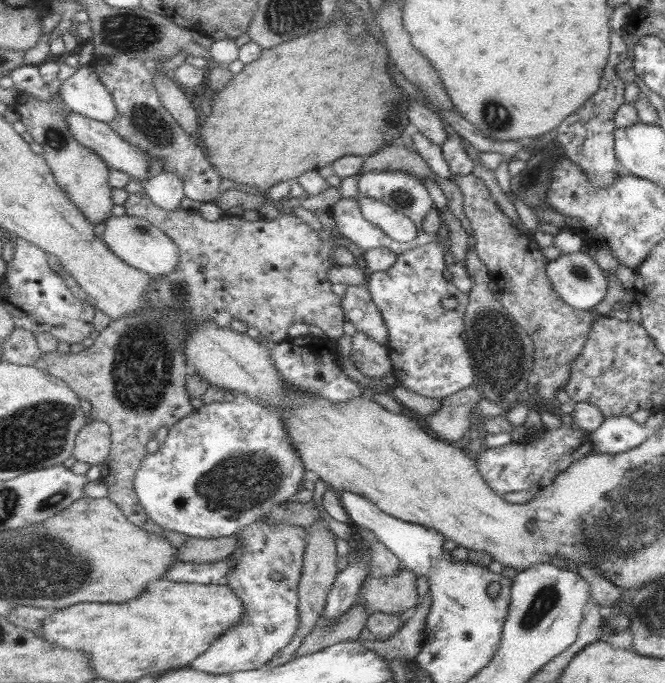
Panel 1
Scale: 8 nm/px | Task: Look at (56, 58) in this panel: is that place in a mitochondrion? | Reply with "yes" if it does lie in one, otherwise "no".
no

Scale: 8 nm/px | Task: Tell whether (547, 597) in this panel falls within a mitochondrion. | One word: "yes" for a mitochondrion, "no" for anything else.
yes

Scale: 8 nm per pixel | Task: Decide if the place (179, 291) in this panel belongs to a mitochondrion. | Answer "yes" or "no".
yes

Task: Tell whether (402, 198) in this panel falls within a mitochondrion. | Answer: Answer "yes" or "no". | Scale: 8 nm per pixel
yes

